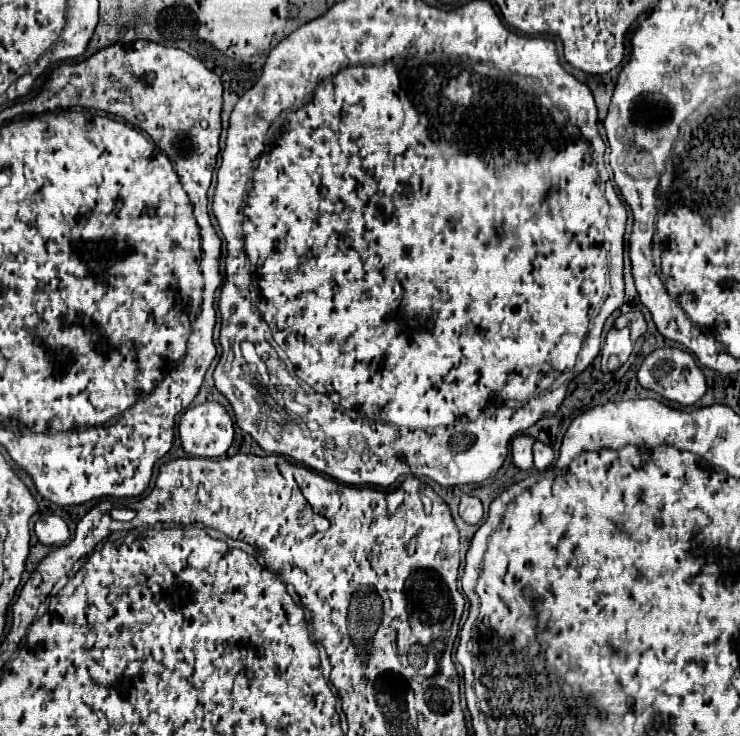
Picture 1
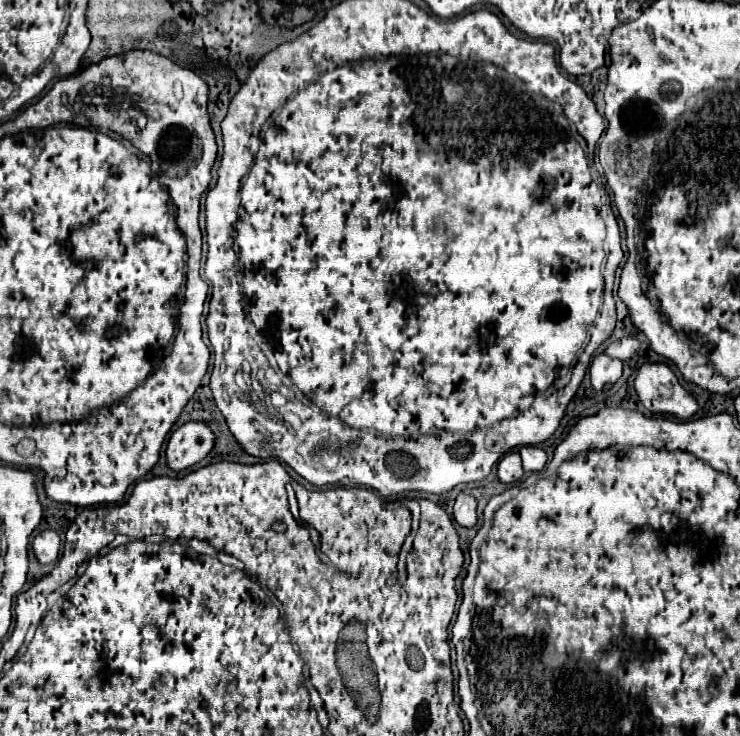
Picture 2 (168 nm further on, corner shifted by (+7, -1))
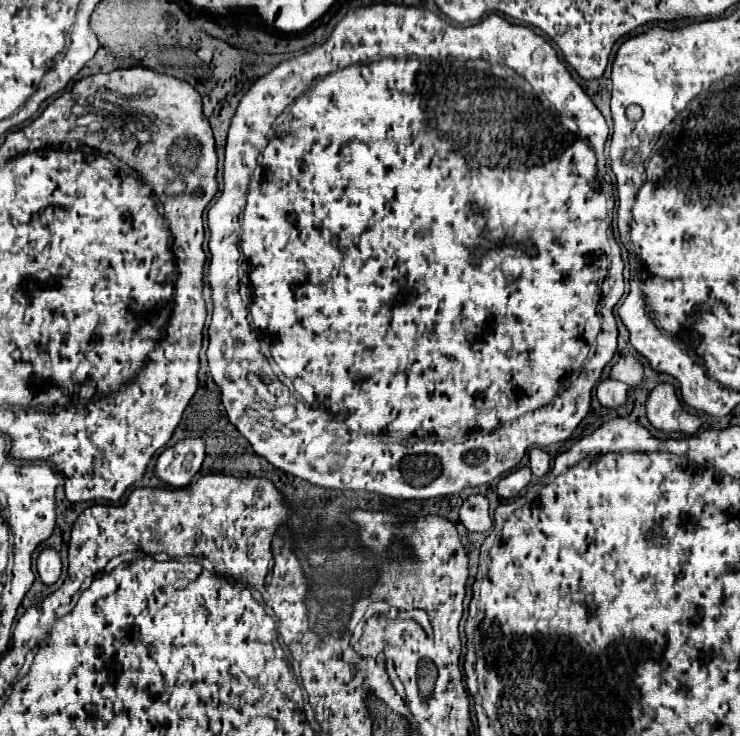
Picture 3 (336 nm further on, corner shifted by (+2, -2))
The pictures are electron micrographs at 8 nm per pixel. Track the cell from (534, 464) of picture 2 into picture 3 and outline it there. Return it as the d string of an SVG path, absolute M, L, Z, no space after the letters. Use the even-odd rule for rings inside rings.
M531 448L529 452L529 468L535 476L543 476L549 472L549 454L545 450L539 450L539 448Z

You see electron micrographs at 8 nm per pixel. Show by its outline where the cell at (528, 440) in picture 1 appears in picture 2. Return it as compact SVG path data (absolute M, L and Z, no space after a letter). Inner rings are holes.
M516 451L508 453L502 457L502 461L498 463L498 479L506 485L510 483L516 483L520 481L520 477L524 475L524 469L522 469L522 461L520 461L520 455Z

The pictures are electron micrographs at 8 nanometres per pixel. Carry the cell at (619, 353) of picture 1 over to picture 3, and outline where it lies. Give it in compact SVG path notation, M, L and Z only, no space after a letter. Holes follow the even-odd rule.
M607 378L607 380L601 380L597 384L597 398L603 406L607 408L617 408L621 404L625 404L627 400L627 384L621 382L621 380L613 380L613 378Z

